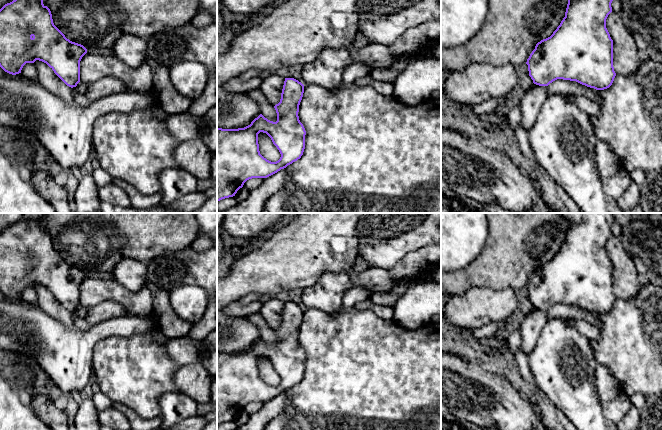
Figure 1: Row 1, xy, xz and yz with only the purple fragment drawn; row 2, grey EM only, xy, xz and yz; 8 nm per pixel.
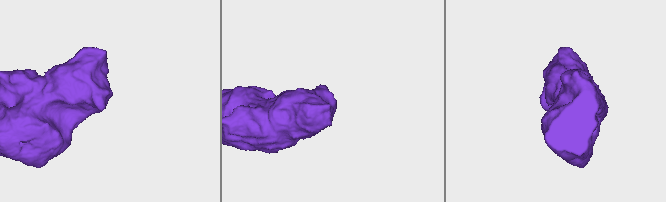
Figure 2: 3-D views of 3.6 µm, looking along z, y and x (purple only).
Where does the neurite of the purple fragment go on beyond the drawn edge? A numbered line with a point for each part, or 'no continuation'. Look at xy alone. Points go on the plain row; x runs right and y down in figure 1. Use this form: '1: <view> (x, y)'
no continuation

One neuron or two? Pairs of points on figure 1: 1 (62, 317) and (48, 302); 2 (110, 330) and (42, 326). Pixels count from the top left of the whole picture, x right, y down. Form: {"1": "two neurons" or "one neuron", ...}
{"1": "one neuron", "2": "one neuron"}

